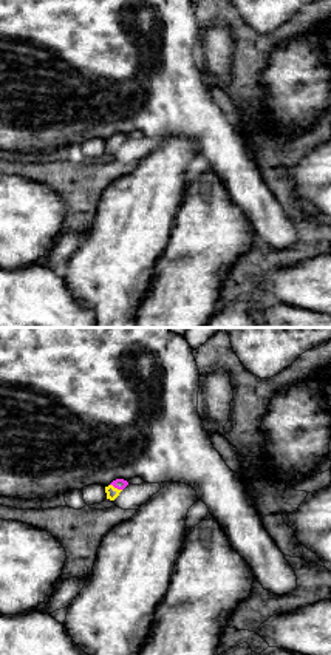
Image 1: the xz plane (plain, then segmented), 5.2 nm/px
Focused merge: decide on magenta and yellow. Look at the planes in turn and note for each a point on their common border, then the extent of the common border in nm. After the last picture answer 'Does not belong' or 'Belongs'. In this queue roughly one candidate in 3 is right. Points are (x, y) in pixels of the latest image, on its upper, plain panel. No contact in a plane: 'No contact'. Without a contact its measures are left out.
Touches magenta at (116, 141). Shared border 70 nm

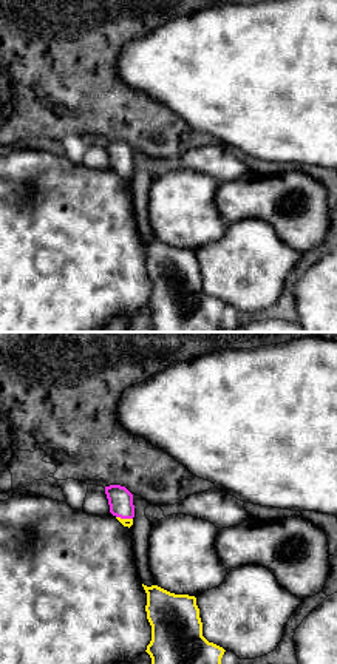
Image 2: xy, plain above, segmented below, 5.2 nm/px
Touches magenta at (124, 172). Shared border 90 nm

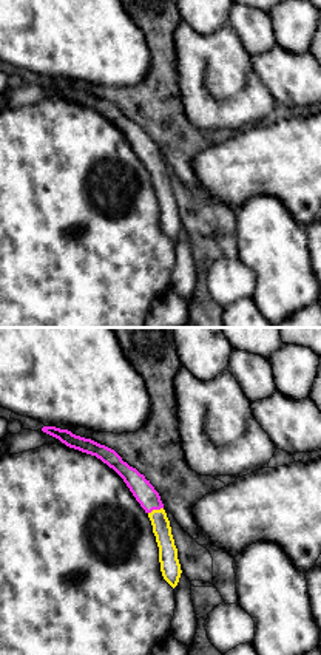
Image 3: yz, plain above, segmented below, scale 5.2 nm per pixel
Touches magenta at (155, 162). Shared border 90 nm

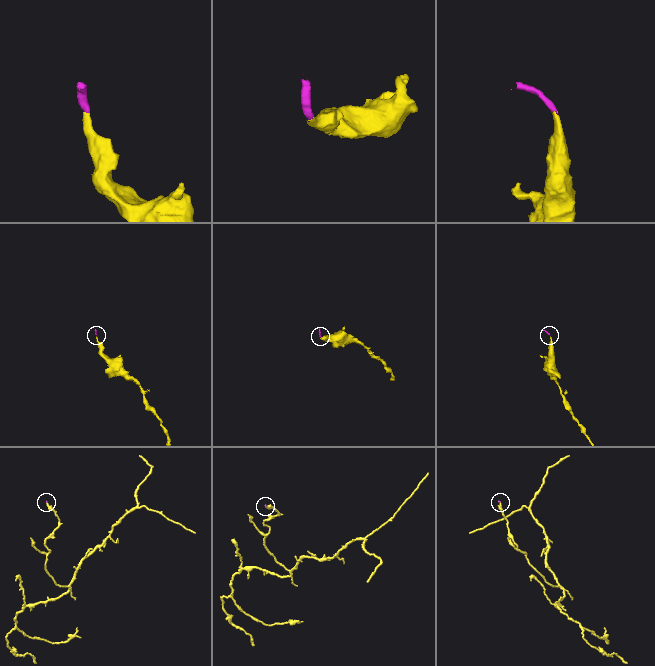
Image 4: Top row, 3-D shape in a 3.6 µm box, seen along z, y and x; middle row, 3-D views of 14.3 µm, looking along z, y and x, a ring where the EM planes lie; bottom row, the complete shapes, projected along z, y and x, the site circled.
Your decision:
Belongs

